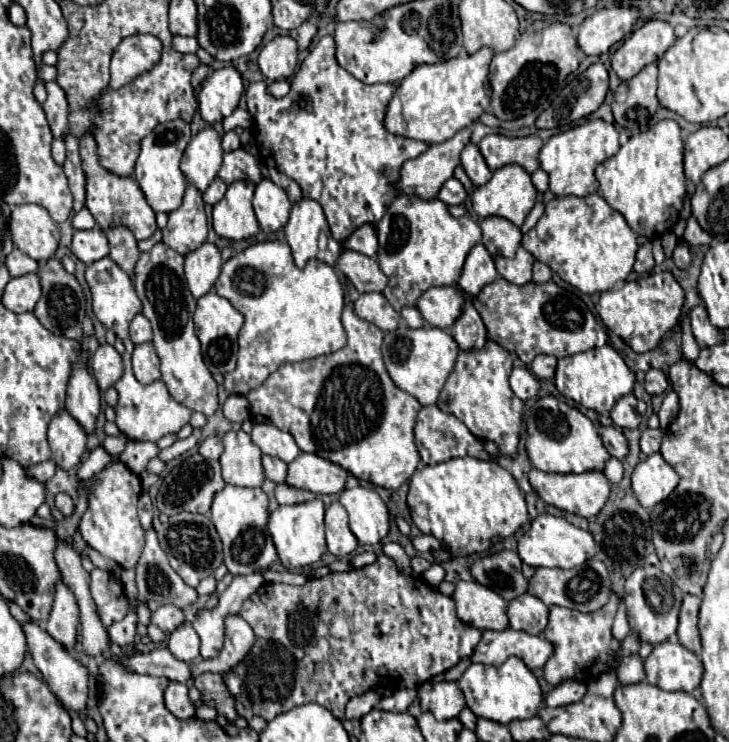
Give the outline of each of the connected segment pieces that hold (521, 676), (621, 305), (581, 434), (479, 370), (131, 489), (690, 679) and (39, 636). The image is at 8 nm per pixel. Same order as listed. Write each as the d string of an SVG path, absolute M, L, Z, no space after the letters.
M510 657L502 665L482 665L472 663L458 681L458 687L466 695L466 705L476 717L486 717L508 725L514 719L530 719L538 715L542 707L542 689L534 673L524 665L522 659Z
M668 271L650 273L634 281L626 281L618 289L604 291L596 305L602 323L622 337L634 353L646 353L660 345L662 337L678 323L684 305L684 291Z
M552 395L540 397L528 407L524 447L532 467L544 473L584 473L592 469L600 471L610 459L610 453L602 445L594 423L576 407L570 407Z
M490 339L484 343L482 349L460 351L456 365L454 365L452 373L448 375L444 389L440 393L438 407L446 413L456 415L476 439L494 441L500 447L500 455L516 457L516 445L518 445L520 425L522 425L522 401L518 401L518 397L514 397L514 393L510 393L510 387L508 387L510 371L512 371L512 355L504 347L500 347L498 343L494 343Z
M118 461L96 475L96 483L90 493L88 511L80 521L82 539L90 547L100 551L104 557L116 561L122 567L136 567L144 541L144 531L138 521L138 507L136 507L140 493L142 493L140 477Z
M664 641L644 661L646 679L666 691L692 693L702 679L702 661L678 641Z
M24 623L24 633L28 639L34 665L42 673L50 691L56 695L58 703L68 711L84 711L88 699L88 679L90 679L88 669L82 663L78 663L70 653L66 653L66 649L62 649L62 645L58 645L46 631L42 631L40 625Z

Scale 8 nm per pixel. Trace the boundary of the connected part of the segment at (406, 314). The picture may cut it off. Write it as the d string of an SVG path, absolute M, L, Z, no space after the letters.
M404 307L401 310L401 316L408 326L413 329L420 328L425 324L423 317L416 307Z

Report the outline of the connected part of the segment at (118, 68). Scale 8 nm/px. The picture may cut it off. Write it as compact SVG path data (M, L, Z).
M130 35L116 47L110 63L110 87L128 85L138 73L150 71L162 55L162 43L154 35Z

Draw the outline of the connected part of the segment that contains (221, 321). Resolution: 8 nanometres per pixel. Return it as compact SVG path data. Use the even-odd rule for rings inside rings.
M214 291L198 299L198 307L194 313L194 325L196 325L196 335L202 343L204 361L212 375L226 375L236 367L236 353L238 353L236 339L238 339L238 331L242 323L244 323L244 315L236 311L228 299L216 295Z

